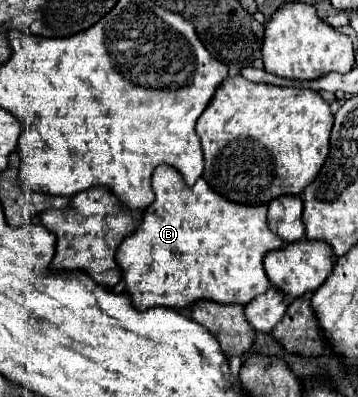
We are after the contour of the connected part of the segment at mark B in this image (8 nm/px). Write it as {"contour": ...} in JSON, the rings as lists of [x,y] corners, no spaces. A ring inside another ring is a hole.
{"contour":[[[158,166],[152,176],[152,188],[156,200],[144,210],[138,230],[124,238],[116,252],[116,264],[120,266],[126,294],[136,310],[148,310],[154,306],[166,308],[190,308],[198,300],[212,300],[218,304],[250,304],[258,294],[270,288],[268,276],[262,268],[262,260],[270,250],[282,248],[284,242],[276,238],[266,224],[266,206],[240,206],[232,204],[200,178],[194,186],[186,186],[180,172],[172,166]]]}

